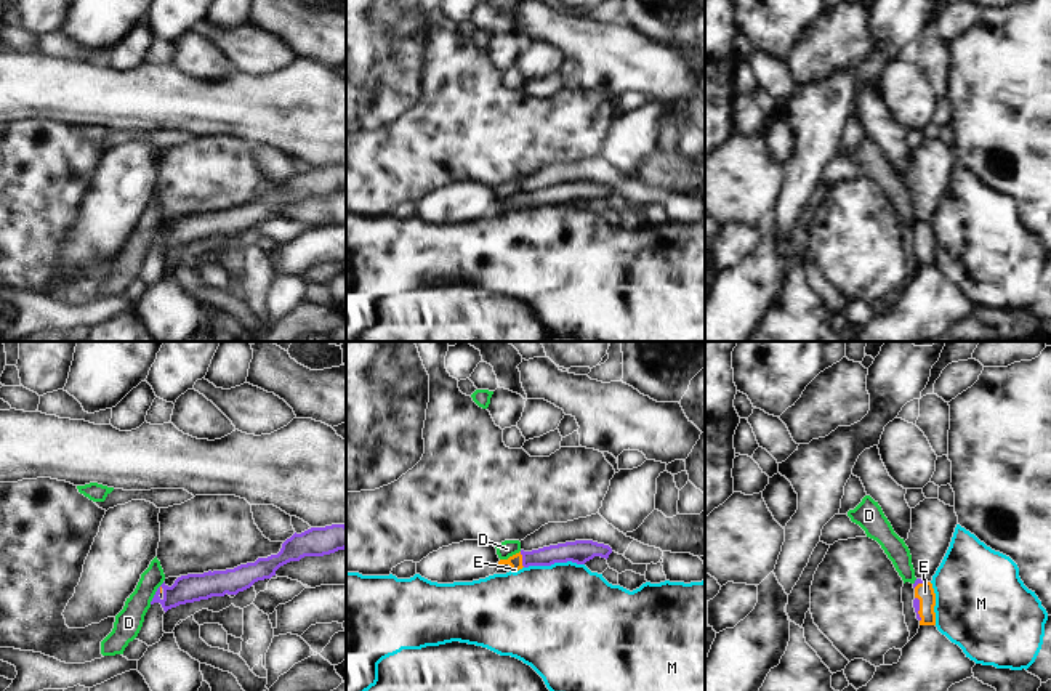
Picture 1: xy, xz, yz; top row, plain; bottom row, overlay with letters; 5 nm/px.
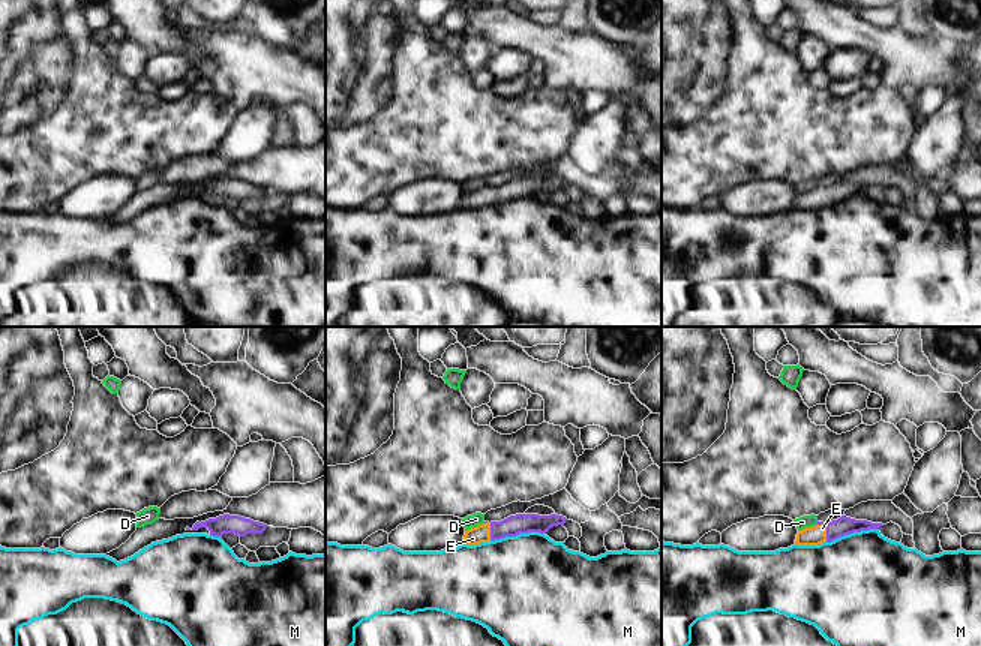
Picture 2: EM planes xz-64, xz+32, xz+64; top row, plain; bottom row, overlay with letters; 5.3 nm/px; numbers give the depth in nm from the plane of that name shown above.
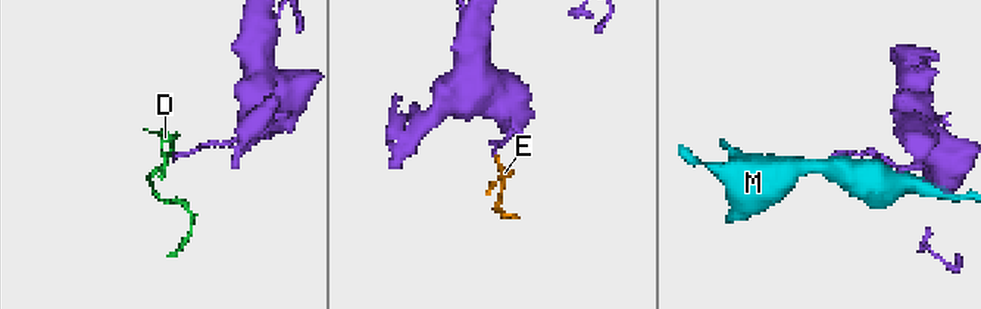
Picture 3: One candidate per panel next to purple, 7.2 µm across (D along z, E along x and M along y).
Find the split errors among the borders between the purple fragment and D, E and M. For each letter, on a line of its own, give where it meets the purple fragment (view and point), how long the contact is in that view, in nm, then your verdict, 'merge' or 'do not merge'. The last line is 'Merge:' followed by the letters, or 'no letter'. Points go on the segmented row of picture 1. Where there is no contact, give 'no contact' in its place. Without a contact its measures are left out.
D: contact xy (156, 594); length 130 nm; do not merge
E: contact xz (523, 560); length 80 nm; merge
M: contact xz (553, 563); length 300 nm; do not merge
Merge: E

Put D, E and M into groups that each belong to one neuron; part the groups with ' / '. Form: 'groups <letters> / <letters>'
groups D / E / M

